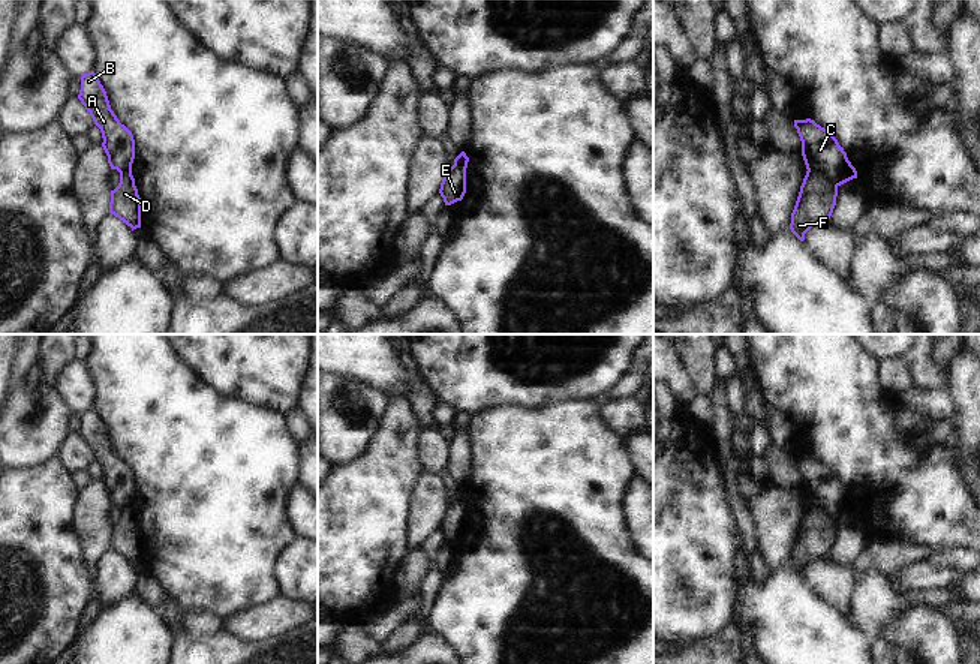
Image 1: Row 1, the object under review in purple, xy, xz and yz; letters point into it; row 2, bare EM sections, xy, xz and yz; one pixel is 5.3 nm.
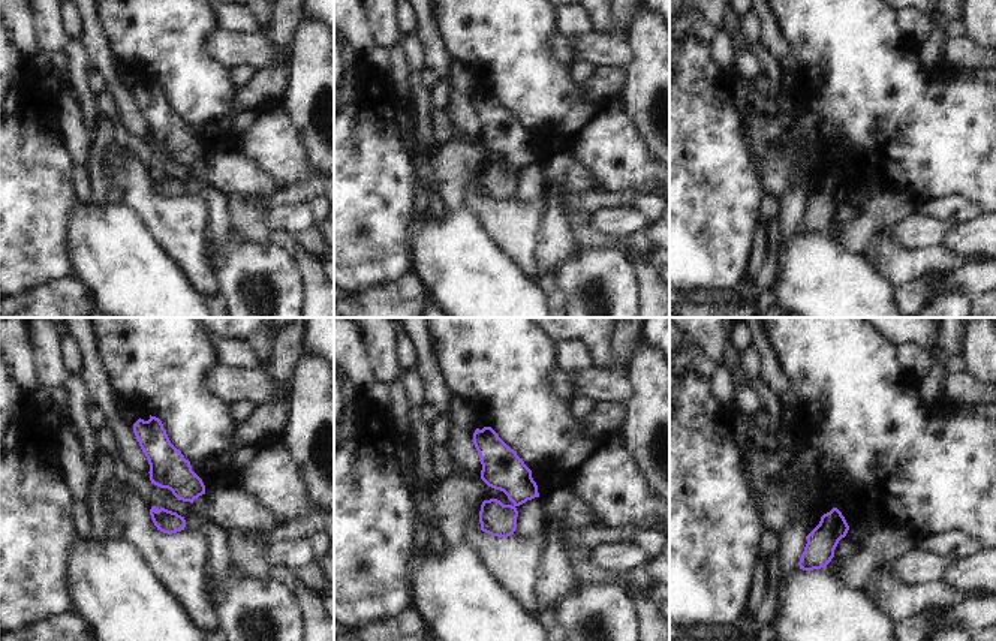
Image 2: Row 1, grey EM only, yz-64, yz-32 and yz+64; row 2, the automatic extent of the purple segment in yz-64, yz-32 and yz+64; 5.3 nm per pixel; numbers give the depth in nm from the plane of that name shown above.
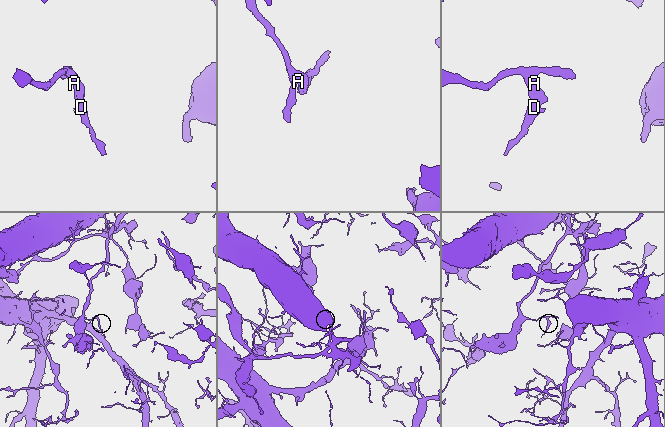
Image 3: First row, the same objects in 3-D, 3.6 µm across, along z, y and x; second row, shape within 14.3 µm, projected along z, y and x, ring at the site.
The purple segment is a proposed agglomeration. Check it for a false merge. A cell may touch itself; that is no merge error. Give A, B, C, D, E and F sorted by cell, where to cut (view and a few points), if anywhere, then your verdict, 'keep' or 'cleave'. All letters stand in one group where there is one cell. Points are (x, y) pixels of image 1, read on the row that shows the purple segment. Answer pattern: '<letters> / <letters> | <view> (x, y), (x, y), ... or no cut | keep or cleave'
A B C E / D F | yz (808, 168), (821, 171), (836, 188) | cleave

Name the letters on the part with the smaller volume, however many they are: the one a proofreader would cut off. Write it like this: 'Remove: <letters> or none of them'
Remove: D, F

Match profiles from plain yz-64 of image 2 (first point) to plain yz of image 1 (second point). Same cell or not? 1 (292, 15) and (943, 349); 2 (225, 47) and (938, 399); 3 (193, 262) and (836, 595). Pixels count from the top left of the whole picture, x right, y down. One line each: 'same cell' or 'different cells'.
1: same cell
2: same cell
3: same cell

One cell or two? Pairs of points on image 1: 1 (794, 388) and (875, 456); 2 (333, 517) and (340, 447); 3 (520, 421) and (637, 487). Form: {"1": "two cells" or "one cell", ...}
{"1": "one cell", "2": "two cells", "3": "two cells"}

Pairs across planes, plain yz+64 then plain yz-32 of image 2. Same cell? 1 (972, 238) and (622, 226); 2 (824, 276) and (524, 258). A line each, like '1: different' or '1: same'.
1: different
2: different

